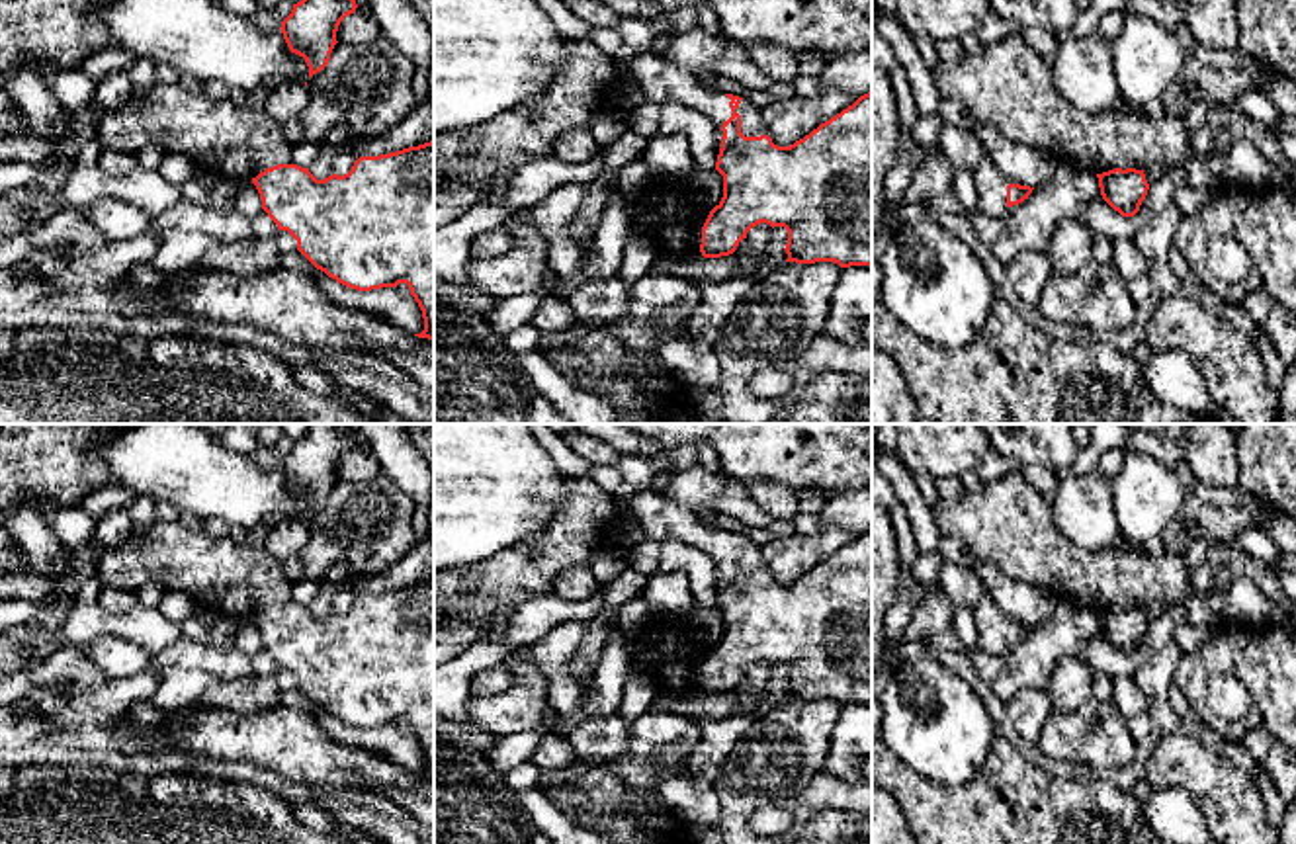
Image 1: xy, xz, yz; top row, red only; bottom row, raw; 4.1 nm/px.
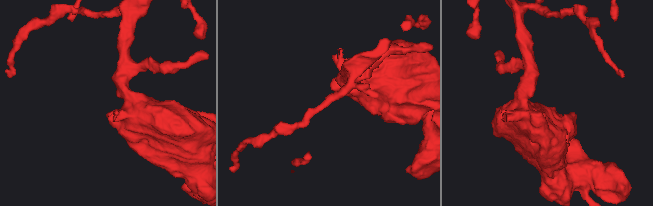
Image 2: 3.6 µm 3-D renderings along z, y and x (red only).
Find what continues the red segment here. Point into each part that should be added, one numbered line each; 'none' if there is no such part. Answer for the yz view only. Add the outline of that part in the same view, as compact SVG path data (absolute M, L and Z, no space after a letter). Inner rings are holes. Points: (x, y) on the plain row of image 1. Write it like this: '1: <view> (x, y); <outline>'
1: yz (990, 620); M987 594L973 608L977 627L977 649L987 654L999 654L1007 647L1007 623L1003 610Z

